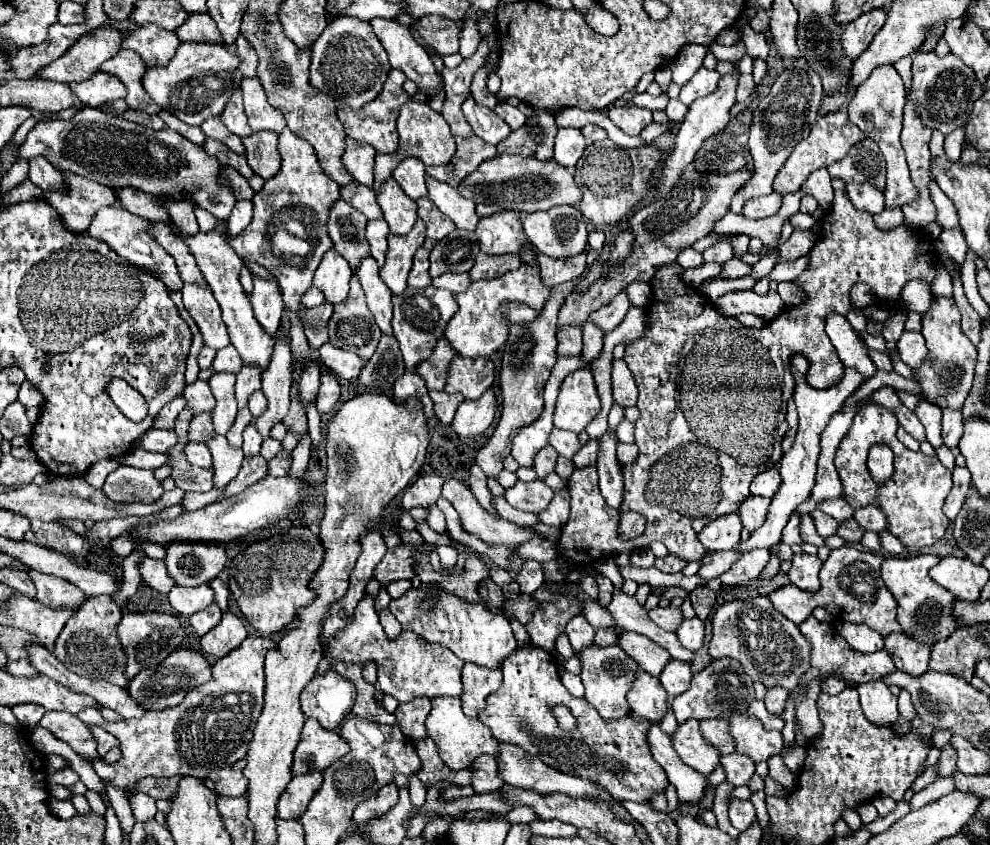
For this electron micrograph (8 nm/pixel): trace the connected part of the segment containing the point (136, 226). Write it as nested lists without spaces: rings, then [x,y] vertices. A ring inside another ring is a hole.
[[[103,208],[99,210],[93,220],[91,220],[91,226],[87,230],[87,234],[93,238],[93,240],[99,240],[99,242],[105,242],[109,248],[113,248],[121,258],[129,260],[131,264],[135,266],[141,266],[141,268],[151,268],[155,272],[159,272],[163,276],[163,282],[169,290],[181,290],[183,282],[179,278],[179,272],[177,272],[177,266],[175,266],[175,260],[147,234],[149,230],[149,222],[141,220],[139,216],[127,212],[127,210],[117,210],[117,208]]]

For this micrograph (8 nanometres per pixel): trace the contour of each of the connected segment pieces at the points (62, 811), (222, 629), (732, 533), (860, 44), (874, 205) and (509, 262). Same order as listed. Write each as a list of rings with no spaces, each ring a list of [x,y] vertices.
[[[51,798],[51,810],[57,818],[63,818],[63,820],[73,818],[77,814],[70,801],[57,800],[57,798]]]
[[[227,610],[223,612],[221,624],[217,624],[213,632],[207,632],[201,638],[201,648],[213,658],[223,658],[227,652],[237,648],[245,638],[247,638],[247,628],[243,620],[231,610]]]
[[[727,514],[709,522],[699,532],[699,540],[707,550],[735,550],[739,544],[741,528],[741,518],[737,514]]]
[[[873,8],[873,12],[865,12],[865,16],[859,16],[857,20],[853,20],[853,24],[847,24],[841,34],[845,56],[857,58],[861,52],[865,52],[881,24],[885,24],[883,8]]]
[[[865,182],[865,184],[847,184],[845,186],[849,200],[855,204],[855,208],[877,214],[885,208],[885,200],[883,200],[883,192],[879,188],[873,188],[873,184]]]
[[[479,254],[473,268],[469,270],[469,276],[471,276],[471,280],[489,280],[489,278],[503,276],[505,272],[515,270],[519,266],[521,266],[519,256],[509,256],[509,254],[485,256],[485,254]]]

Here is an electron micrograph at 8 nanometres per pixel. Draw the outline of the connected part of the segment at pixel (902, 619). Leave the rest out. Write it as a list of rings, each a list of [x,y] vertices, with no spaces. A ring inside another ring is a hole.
[[[919,554],[919,556],[907,556],[907,558],[889,556],[889,558],[885,558],[885,562],[881,566],[881,578],[883,578],[887,590],[895,596],[895,600],[899,604],[899,610],[897,610],[899,624],[903,626],[905,632],[913,634],[923,644],[935,644],[939,640],[945,640],[955,630],[955,622],[951,618],[955,596],[951,592],[947,592],[945,588],[941,588],[937,582],[933,582],[929,576],[929,568],[935,566],[939,560],[941,558],[933,556],[933,554]],[[923,616],[933,616],[933,618],[929,618],[931,620],[929,624],[923,624],[921,622]]]

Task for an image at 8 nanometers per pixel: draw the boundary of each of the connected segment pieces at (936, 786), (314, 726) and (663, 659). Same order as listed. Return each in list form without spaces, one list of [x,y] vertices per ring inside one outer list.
[[[951,776],[939,778],[939,780],[935,780],[933,784],[929,784],[927,788],[923,788],[921,792],[913,794],[913,797],[909,802],[910,808],[911,810],[916,810],[925,806],[925,804],[929,804],[929,802],[935,802],[937,798],[947,796],[951,790],[955,790],[953,778],[951,778]]]
[[[307,718],[301,740],[295,748],[293,760],[293,774],[305,774],[309,770],[325,770],[335,760],[349,752],[349,744],[337,734],[321,728],[317,720]]]
[[[623,630],[619,634],[619,640],[617,642],[623,648],[623,652],[629,654],[629,656],[633,656],[633,660],[637,660],[637,664],[641,666],[641,670],[649,672],[651,676],[659,676],[661,670],[663,670],[663,666],[671,658],[665,652],[665,648],[661,648],[653,640],[641,636],[641,634],[629,632],[629,630]]]

